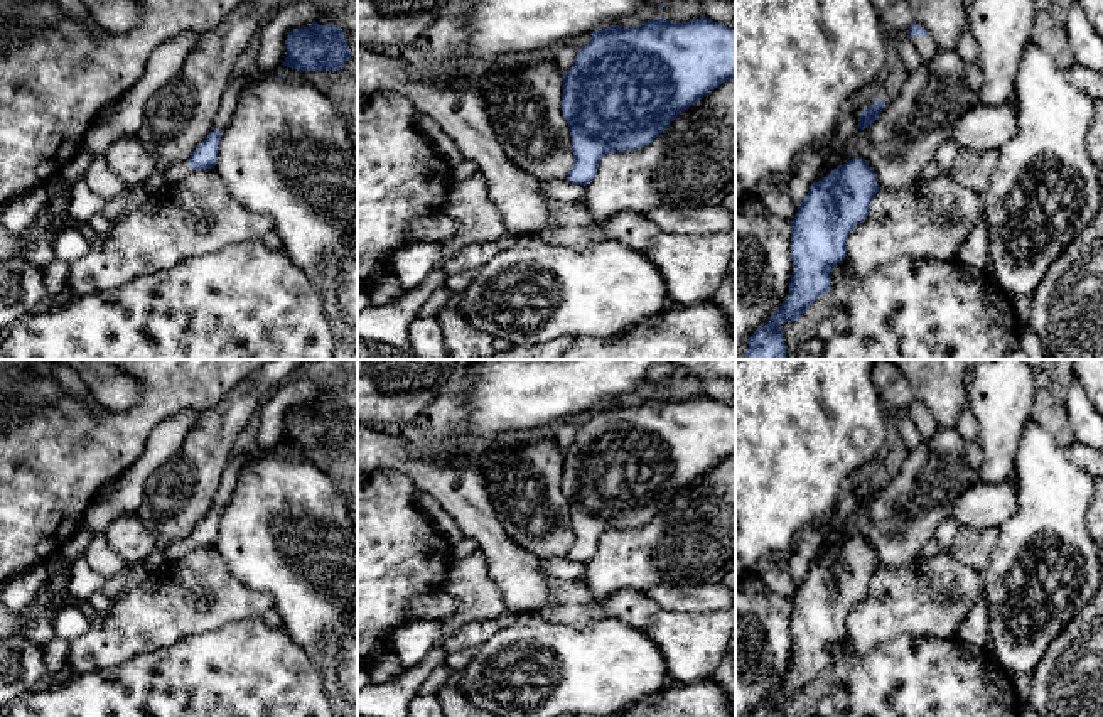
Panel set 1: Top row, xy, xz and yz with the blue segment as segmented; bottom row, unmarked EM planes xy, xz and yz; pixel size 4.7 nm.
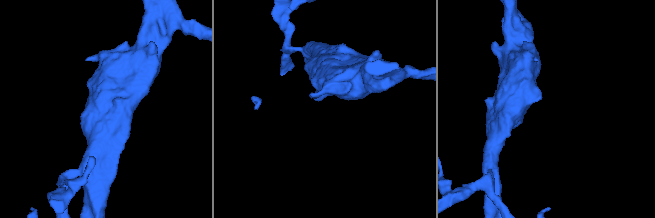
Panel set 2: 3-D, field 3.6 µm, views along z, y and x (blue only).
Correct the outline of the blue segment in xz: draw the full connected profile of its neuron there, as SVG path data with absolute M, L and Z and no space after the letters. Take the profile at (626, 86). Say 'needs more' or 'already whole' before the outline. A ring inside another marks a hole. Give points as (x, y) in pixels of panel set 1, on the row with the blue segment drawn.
already whole; M705 15L690 22L659 17L638 27L611 25L592 32L563 76L562 115L570 127L575 157L567 181L587 186L604 155L643 148L681 111L734 78L735 29Z

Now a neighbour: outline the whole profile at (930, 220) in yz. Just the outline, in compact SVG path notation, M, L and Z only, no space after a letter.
M950 174L917 179L899 191L879 191L870 202L869 216L847 238L845 267L865 278L880 267L901 258L950 261L983 214L983 197L958 184Z

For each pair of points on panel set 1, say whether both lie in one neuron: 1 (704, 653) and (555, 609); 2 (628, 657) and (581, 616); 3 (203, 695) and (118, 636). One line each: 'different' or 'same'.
1: same
2: different
3: different

